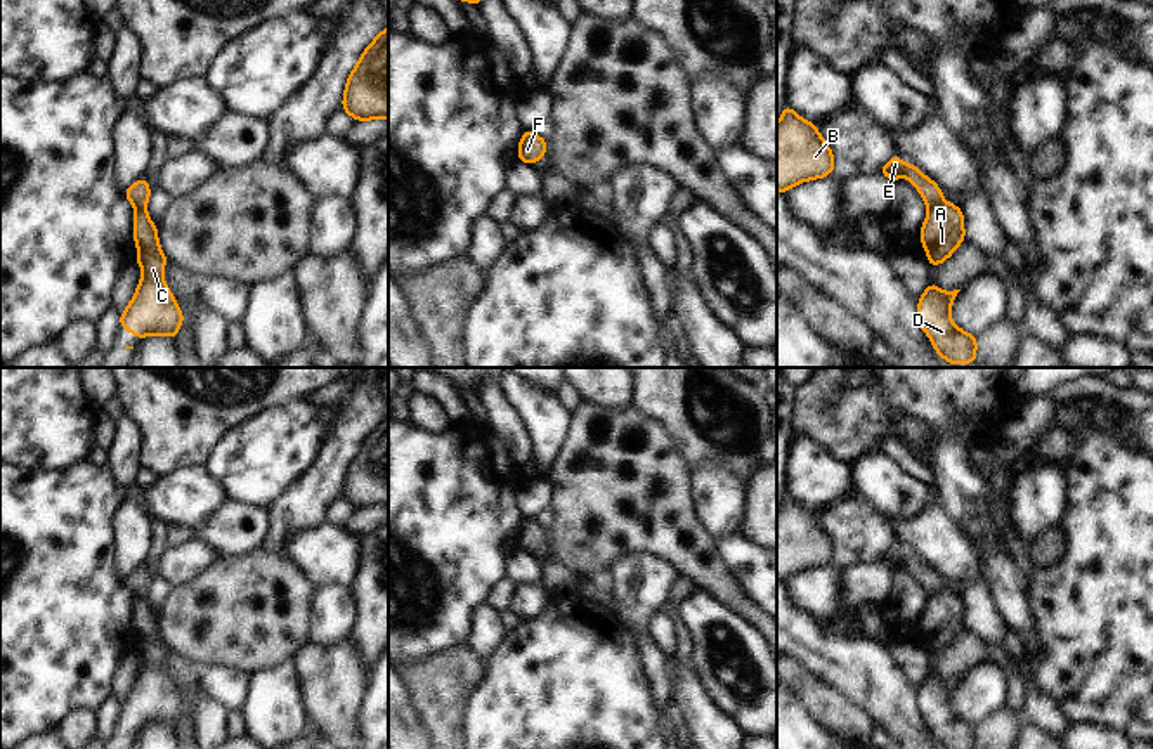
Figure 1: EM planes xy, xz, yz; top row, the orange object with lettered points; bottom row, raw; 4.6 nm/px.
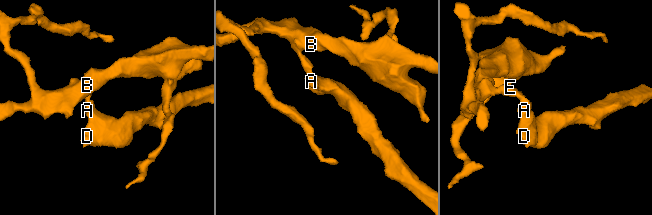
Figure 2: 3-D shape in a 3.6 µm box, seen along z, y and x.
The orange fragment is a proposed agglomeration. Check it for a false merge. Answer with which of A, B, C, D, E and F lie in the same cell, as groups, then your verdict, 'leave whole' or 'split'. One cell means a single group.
groups A C D F / B E; split

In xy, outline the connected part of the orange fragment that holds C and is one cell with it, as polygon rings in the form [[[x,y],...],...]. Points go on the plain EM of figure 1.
[[[146,596],[135,598],[134,628],[139,636],[135,650],[142,655],[142,668],[120,704],[120,714],[139,726],[165,723],[173,728],[184,704],[163,669],[163,655],[168,647],[158,633],[158,619]]]

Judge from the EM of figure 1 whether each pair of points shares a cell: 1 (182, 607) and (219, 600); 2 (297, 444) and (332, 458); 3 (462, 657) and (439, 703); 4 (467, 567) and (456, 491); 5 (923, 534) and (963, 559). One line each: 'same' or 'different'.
1: same
2: different
3: same
4: same
5: same

